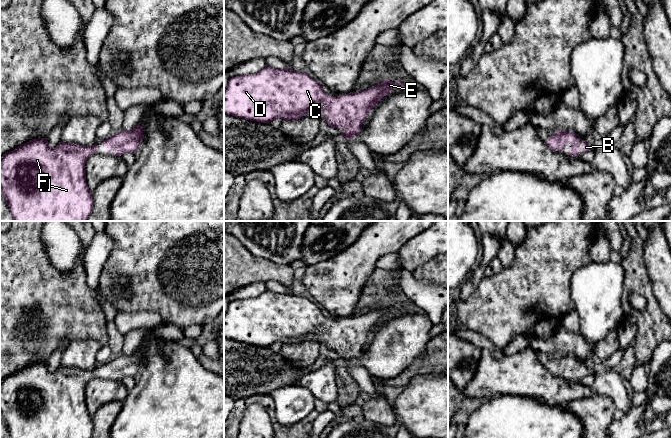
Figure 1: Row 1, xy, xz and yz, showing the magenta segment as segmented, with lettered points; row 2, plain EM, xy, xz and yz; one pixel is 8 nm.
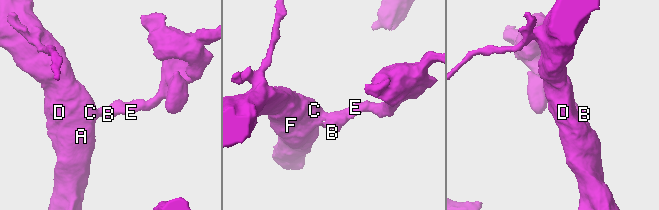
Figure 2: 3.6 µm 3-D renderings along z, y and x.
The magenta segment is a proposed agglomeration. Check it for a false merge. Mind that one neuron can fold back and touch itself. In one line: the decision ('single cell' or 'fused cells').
single cell

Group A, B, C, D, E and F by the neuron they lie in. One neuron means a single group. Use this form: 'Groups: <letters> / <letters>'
Groups: A B C D E F

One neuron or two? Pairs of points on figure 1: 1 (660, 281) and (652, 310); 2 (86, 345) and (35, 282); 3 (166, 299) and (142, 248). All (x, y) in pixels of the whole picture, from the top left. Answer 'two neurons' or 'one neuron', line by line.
1: two neurons
2: two neurons
3: one neuron

